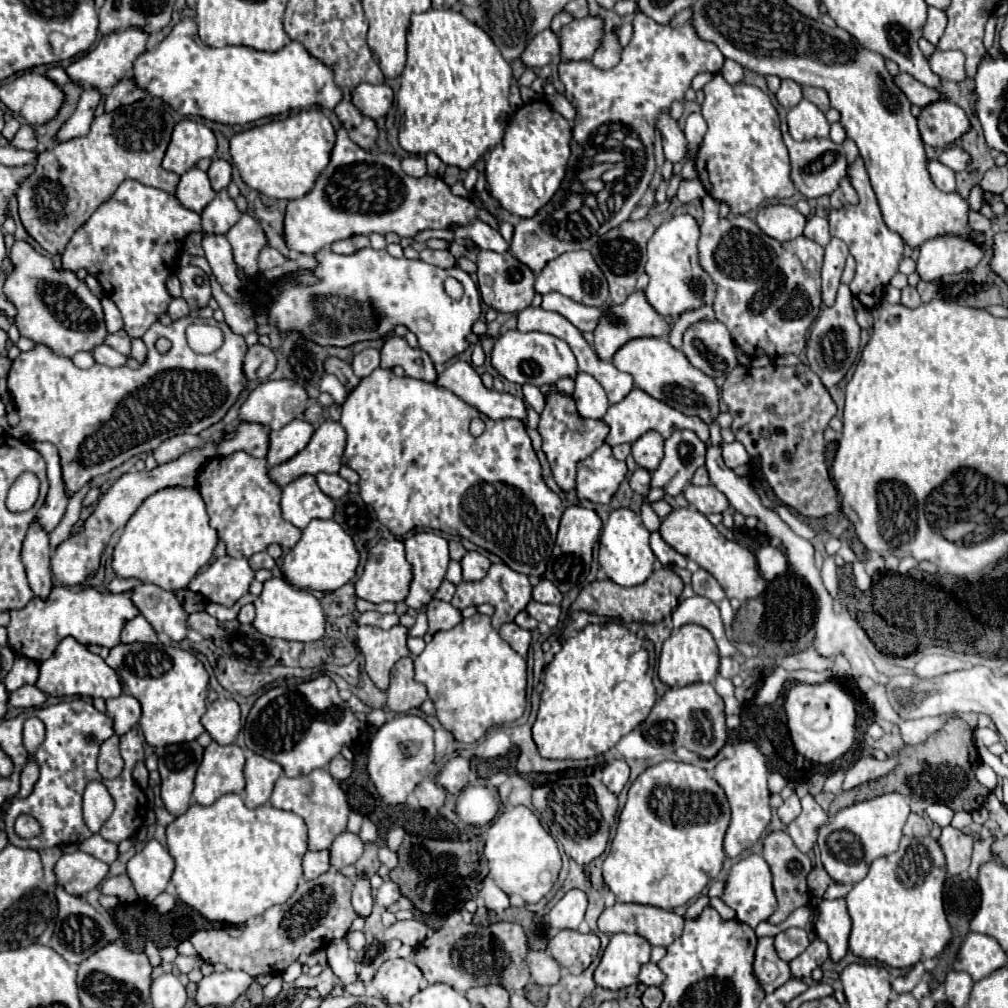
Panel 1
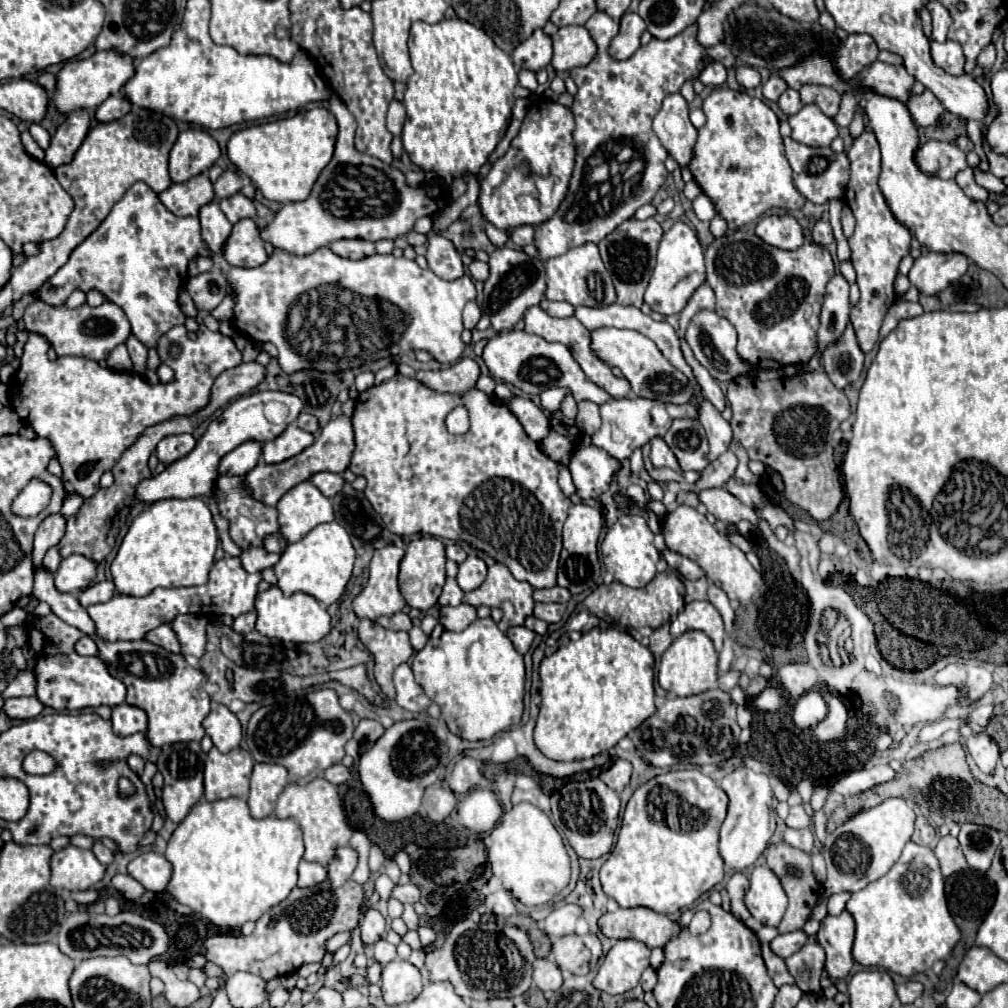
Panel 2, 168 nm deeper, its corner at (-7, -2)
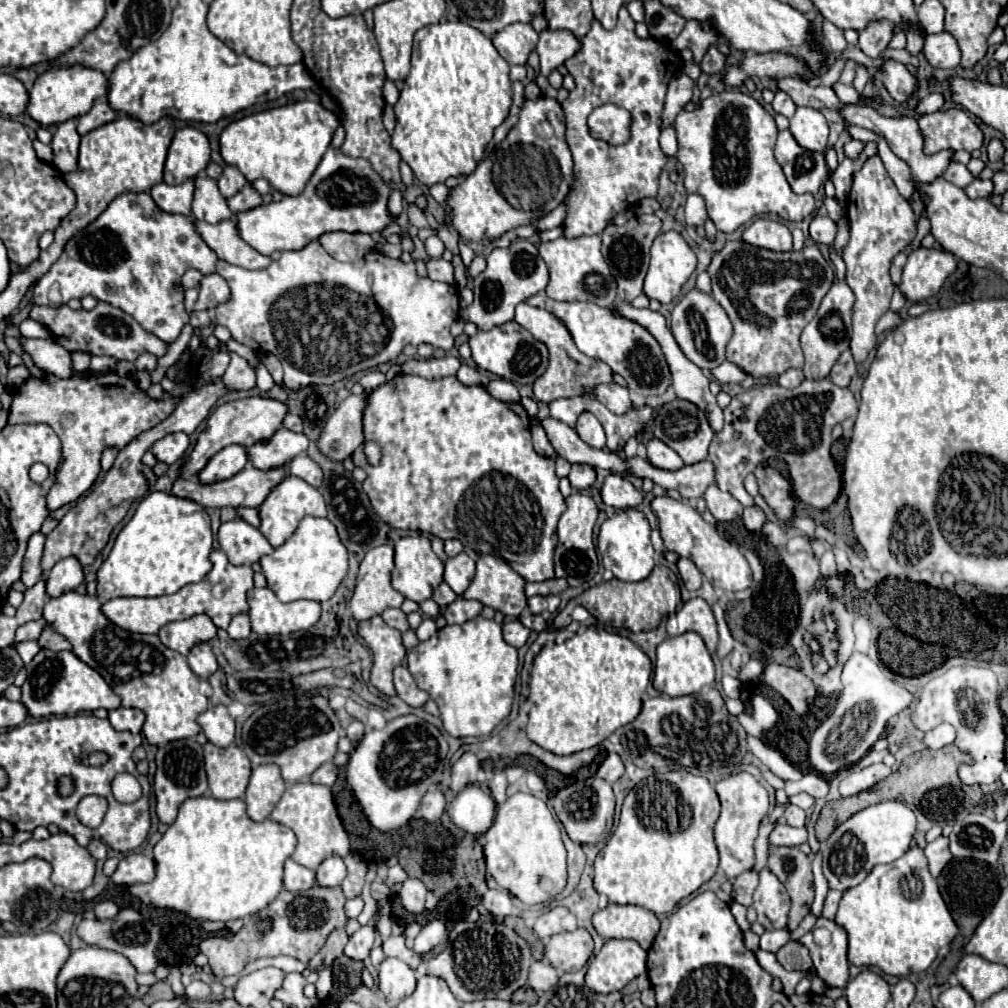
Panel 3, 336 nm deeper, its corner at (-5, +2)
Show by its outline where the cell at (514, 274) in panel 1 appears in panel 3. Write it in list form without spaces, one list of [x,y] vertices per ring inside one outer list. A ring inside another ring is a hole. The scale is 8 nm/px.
[[[527,239],[515,241],[507,249],[495,247],[487,255],[487,269],[473,279],[475,299],[469,307],[461,309],[461,319],[475,323],[481,331],[491,329],[493,325],[503,325],[515,317],[515,307],[521,301],[543,291],[547,283],[549,283],[547,265],[531,241]]]

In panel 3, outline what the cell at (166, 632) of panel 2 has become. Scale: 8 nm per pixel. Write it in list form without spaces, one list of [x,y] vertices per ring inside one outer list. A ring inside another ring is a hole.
[[[195,615],[191,619],[167,623],[159,631],[161,643],[181,655],[187,655],[191,647],[199,643],[207,643],[215,639],[215,635],[217,635],[217,627],[207,615]]]

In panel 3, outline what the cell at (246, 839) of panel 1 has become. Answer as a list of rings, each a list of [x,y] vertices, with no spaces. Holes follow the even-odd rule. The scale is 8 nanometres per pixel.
[[[207,795],[185,799],[179,807],[175,823],[169,825],[169,829],[153,847],[153,859],[157,867],[155,879],[145,885],[131,885],[129,891],[147,905],[173,909],[185,913],[195,921],[226,923],[231,919],[241,919],[247,915],[255,915],[279,895],[279,891],[283,889],[283,863],[295,851],[295,845],[297,839],[289,827],[271,819],[265,819],[261,823],[251,821],[241,799],[219,801]]]

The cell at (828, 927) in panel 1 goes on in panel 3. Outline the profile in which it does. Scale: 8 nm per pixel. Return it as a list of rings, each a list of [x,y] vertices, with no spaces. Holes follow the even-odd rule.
[[[819,917],[815,927],[825,927],[831,931],[831,943],[825,947],[819,947],[813,941],[811,933],[805,933],[799,943],[803,943],[811,959],[817,967],[817,975],[825,981],[827,987],[845,987],[849,979],[849,961],[847,961],[847,933],[843,927],[839,927],[835,921],[829,921],[825,917]]]

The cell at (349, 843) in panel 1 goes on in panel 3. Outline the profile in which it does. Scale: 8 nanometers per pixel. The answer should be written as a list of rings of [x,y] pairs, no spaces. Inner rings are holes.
[[[333,855],[333,857],[327,857],[319,865],[319,869],[315,871],[315,881],[321,887],[339,887],[341,881],[345,879],[345,873],[347,873],[347,869],[345,869],[343,859]]]

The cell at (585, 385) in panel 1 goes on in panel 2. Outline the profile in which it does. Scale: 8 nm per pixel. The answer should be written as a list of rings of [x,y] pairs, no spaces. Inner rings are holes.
[[[579,401],[579,413],[577,413],[577,427],[587,433],[593,435],[599,427],[601,427],[601,413],[599,413],[599,405],[593,401]]]

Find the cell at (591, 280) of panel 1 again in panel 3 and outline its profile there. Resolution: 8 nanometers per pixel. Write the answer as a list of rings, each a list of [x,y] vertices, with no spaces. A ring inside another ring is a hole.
[[[581,235],[575,239],[559,237],[555,241],[545,241],[539,245],[539,255],[549,267],[551,279],[547,285],[547,295],[555,301],[591,301],[601,307],[609,307],[617,299],[617,283],[611,275],[609,265],[601,255],[599,235]]]

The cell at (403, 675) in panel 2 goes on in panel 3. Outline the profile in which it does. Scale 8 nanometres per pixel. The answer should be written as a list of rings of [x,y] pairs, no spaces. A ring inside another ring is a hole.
[[[403,665],[395,667],[393,677],[395,677],[397,695],[399,695],[407,705],[411,705],[411,707],[423,707],[423,705],[425,705],[425,701],[429,699],[429,695],[427,695],[427,691],[419,689],[419,687],[415,685],[415,681],[413,681],[413,677],[411,677],[411,673],[409,673],[407,667],[403,667]]]

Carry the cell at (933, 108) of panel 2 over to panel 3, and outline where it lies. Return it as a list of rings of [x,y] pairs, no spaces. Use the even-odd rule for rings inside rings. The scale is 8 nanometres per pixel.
[[[893,59],[883,61],[883,65],[879,67],[879,77],[887,87],[889,95],[899,103],[907,101],[917,87],[917,79],[907,71],[907,67]]]

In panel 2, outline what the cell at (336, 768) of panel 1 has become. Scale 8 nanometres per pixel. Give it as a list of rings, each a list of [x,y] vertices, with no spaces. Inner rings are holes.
[[[337,763],[337,765],[333,765],[333,767],[329,767],[329,769],[325,771],[325,779],[331,781],[333,785],[341,785],[341,783],[345,783],[349,777],[351,777],[351,773],[349,773],[349,769],[347,769],[343,763]]]

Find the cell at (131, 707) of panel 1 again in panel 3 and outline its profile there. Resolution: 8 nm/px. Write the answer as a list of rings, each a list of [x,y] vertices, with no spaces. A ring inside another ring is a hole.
[[[119,707],[119,709],[109,711],[109,721],[111,721],[111,725],[113,725],[115,731],[129,731],[129,733],[137,735],[137,733],[141,733],[145,715],[139,709]]]

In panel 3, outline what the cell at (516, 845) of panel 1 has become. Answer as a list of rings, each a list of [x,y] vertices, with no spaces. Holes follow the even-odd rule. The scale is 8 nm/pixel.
[[[517,793],[499,805],[493,825],[483,833],[486,873],[525,905],[559,895],[567,885],[567,851],[547,805],[529,793]]]

